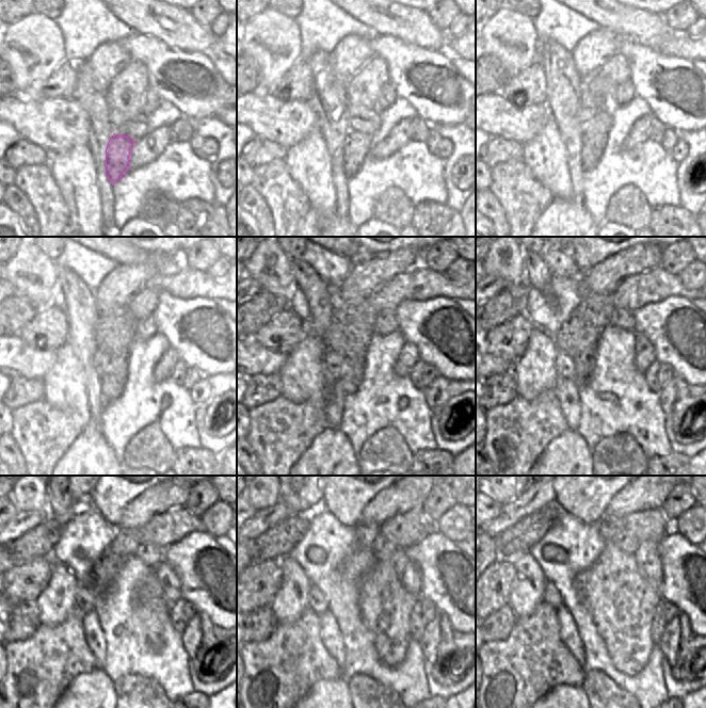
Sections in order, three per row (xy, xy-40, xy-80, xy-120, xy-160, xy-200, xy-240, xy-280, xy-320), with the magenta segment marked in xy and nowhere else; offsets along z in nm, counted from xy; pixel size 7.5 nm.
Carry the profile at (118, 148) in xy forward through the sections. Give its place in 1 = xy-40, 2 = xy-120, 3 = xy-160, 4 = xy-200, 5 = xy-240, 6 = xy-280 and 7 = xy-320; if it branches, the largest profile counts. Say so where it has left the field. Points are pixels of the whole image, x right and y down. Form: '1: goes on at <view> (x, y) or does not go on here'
1: goes on at xy-40 (356, 144)
2: goes on at xy-120 (115, 332)
3: goes on at xy-160 (351, 327)
4: goes on at xy-200 (578, 336)
5: goes on at xy-240 (123, 546)
6: goes on at xy-280 (366, 533)
7: goes on at xy-320 (608, 526)

